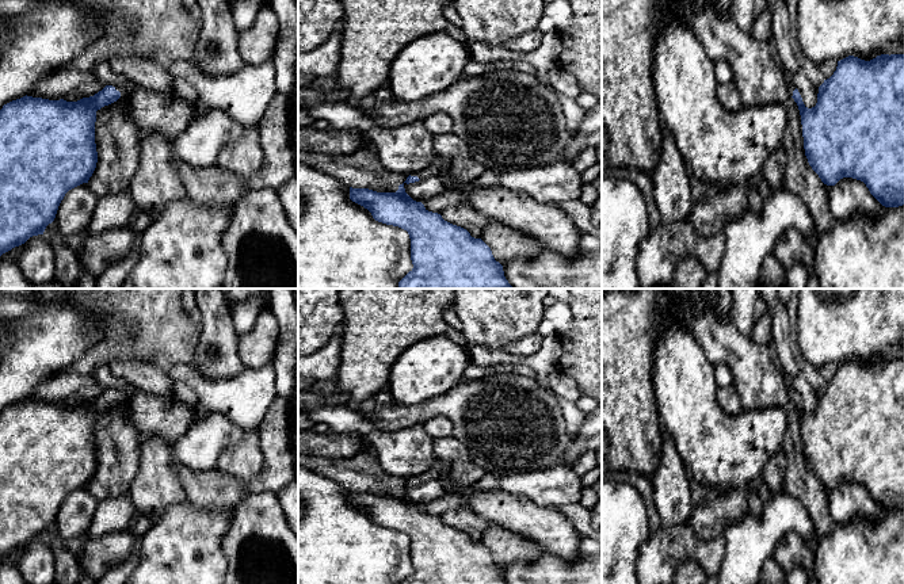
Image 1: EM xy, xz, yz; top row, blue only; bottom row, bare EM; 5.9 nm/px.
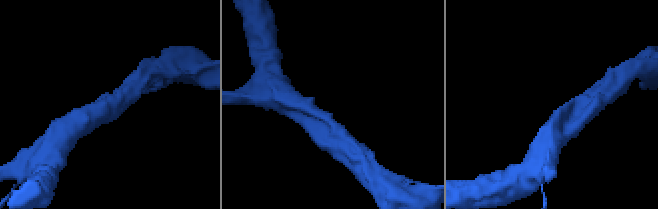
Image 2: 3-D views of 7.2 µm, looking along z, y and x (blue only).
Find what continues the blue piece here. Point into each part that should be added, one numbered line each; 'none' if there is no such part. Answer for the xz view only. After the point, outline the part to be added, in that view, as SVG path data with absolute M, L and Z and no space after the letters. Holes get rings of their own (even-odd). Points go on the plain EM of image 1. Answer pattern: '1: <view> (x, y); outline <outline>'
1: xz (438, 468); outline M436 461L427 472L411 477L411 480L417 480L420 484L430 480L438 480L440 474L450 469L450 466L451 463L449 462Z

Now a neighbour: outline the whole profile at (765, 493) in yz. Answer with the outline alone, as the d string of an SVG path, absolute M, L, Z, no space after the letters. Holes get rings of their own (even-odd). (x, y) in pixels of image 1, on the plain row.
M760 478L755 481L754 486L763 503L768 503L774 497L774 493Z

